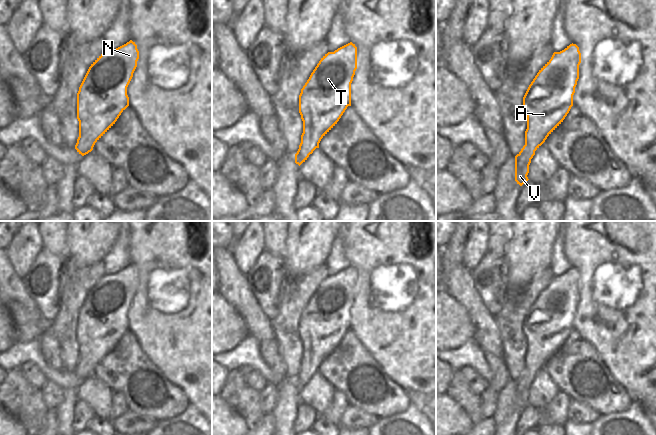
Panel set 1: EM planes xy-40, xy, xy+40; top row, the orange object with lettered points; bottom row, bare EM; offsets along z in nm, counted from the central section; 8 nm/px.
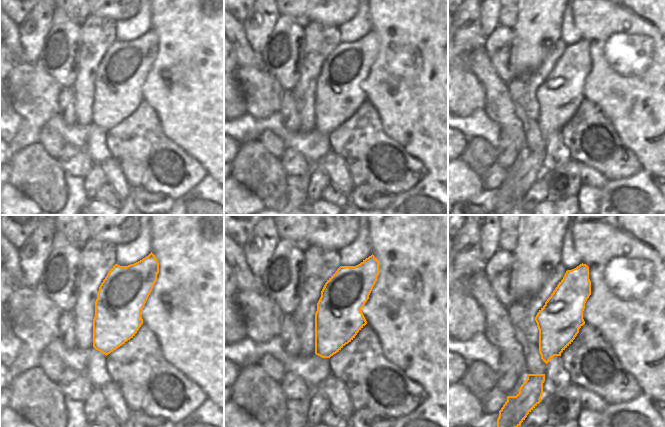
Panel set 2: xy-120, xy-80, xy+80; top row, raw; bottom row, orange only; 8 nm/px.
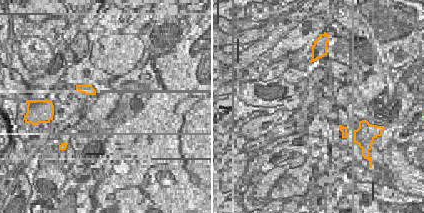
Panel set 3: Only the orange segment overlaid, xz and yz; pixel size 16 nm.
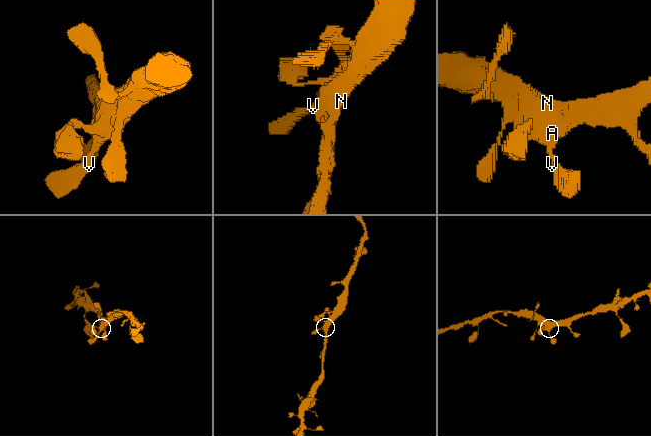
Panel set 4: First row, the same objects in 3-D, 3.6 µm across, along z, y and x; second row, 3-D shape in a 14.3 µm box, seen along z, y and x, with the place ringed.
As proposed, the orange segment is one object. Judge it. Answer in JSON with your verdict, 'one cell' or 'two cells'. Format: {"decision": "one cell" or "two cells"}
{"decision": "one cell"}

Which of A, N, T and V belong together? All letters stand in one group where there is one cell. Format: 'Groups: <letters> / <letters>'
Groups: A N T V.

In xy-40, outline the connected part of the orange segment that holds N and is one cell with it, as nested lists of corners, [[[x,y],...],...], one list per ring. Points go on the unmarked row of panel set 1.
[[[135,266],[105,274],[89,291],[77,317],[79,361],[75,373],[82,380],[115,348],[129,330],[127,311],[137,291]]]

